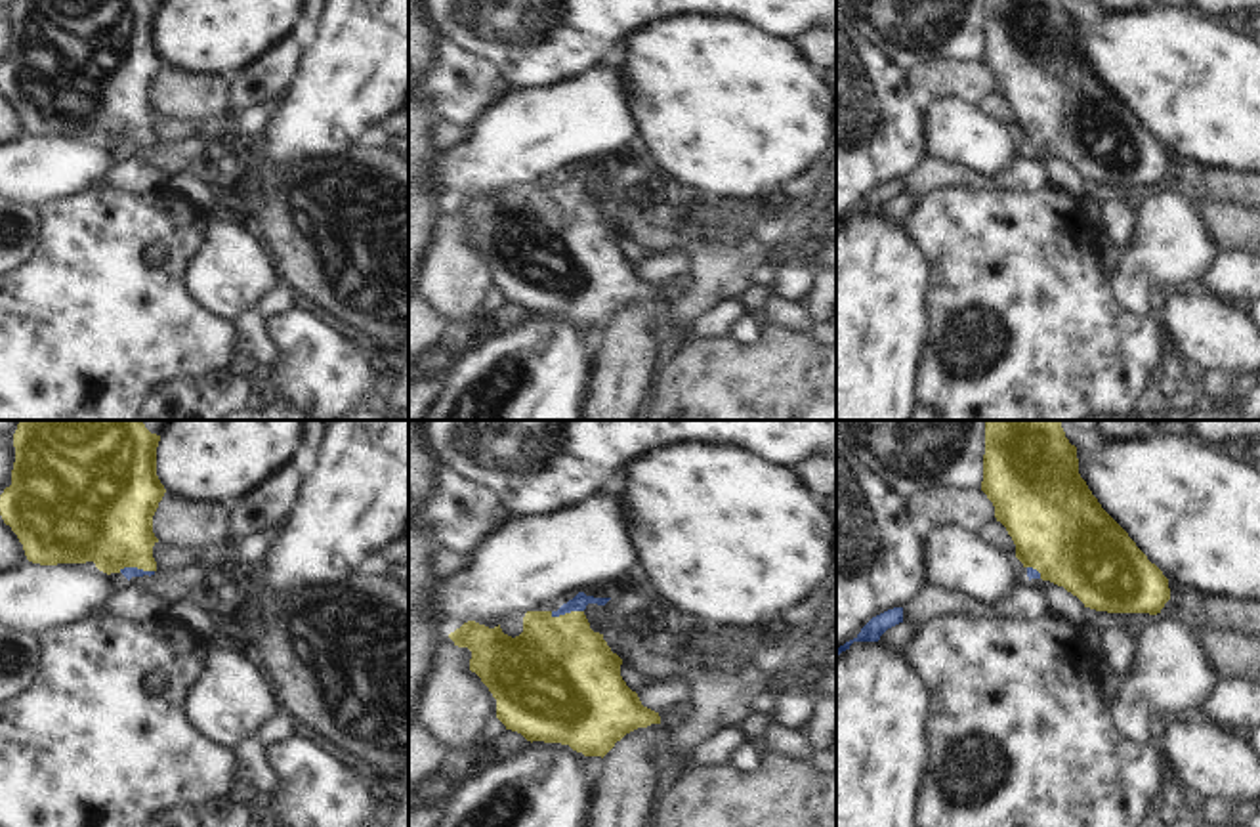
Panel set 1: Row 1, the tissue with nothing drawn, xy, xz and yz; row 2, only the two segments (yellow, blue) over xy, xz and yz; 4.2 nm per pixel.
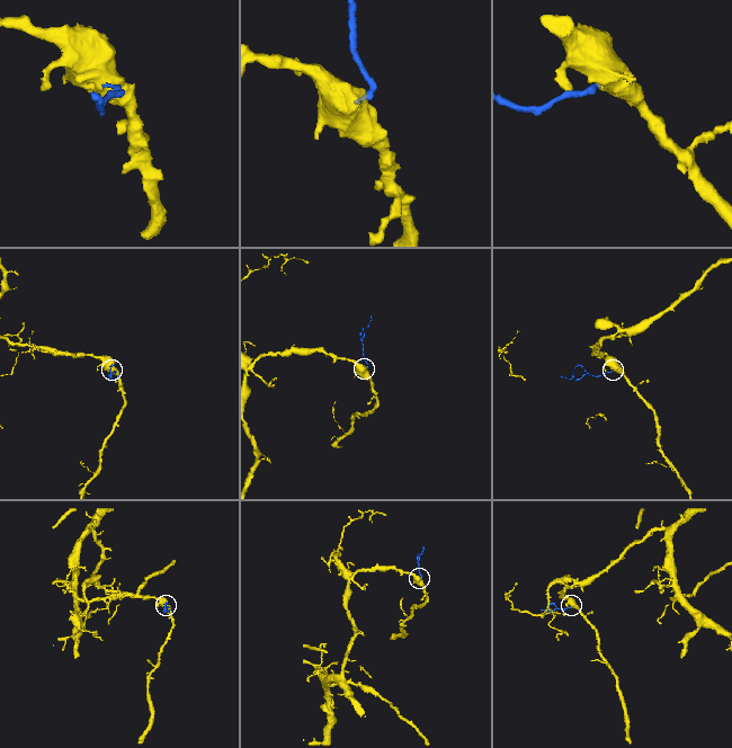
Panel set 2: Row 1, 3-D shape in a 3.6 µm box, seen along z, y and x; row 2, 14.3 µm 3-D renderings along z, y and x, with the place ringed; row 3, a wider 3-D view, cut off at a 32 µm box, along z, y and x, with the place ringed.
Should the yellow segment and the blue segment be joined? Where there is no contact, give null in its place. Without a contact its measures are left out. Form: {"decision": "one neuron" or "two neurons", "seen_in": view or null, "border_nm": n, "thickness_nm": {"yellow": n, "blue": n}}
{"decision": "one neuron", "seen_in": "xy", "border_nm": 150, "thickness_nm": {"yellow": 400, "blue": 50}}

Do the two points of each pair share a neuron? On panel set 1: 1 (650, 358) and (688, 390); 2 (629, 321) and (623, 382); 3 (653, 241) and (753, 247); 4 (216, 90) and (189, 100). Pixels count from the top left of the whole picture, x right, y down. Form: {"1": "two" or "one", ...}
{"1": "two", "2": "one", "3": "one", "4": "one"}

